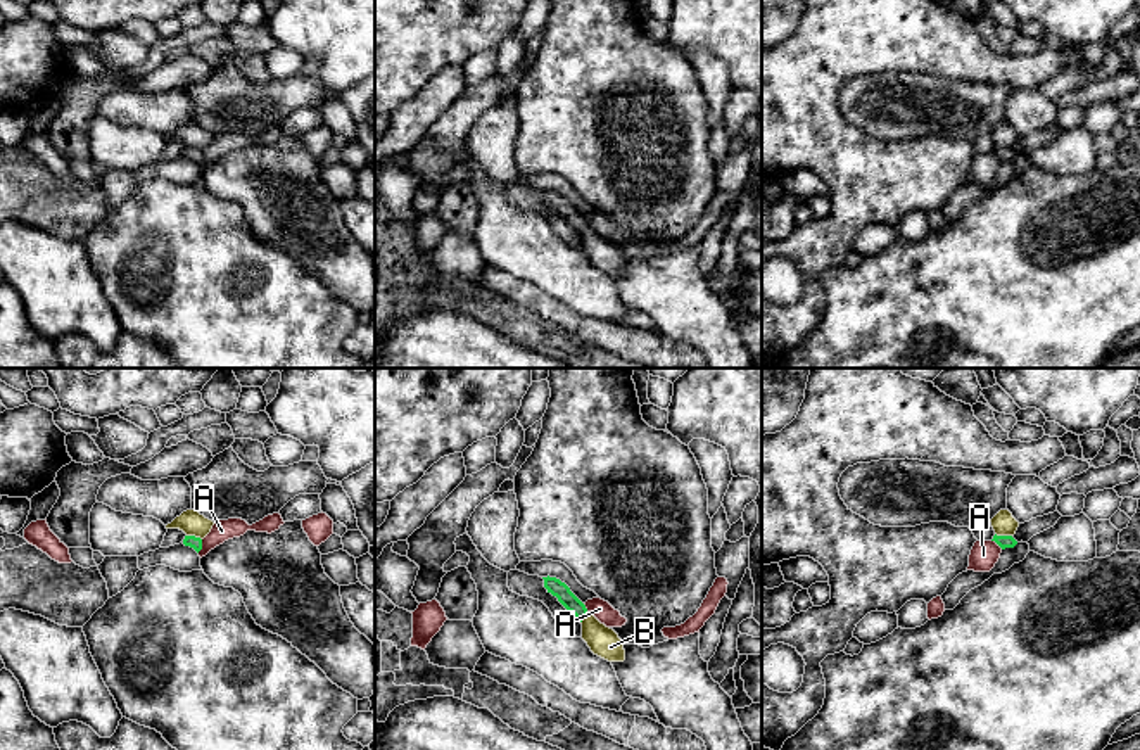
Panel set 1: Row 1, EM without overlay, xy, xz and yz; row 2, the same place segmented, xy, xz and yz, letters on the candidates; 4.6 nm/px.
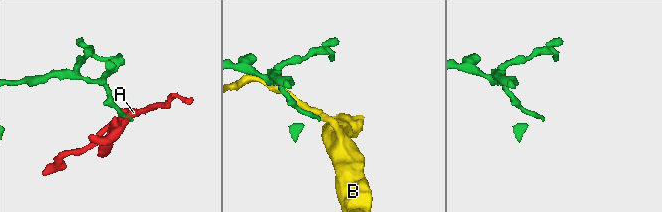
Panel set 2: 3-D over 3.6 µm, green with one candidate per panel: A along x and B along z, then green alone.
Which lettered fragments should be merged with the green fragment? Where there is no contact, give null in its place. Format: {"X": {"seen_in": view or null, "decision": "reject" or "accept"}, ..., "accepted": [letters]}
{"A": {"seen_in": "xy", "decision": "reject"}, "B": {"seen_in": "yz", "decision": "reject"}, "accepted": []}

